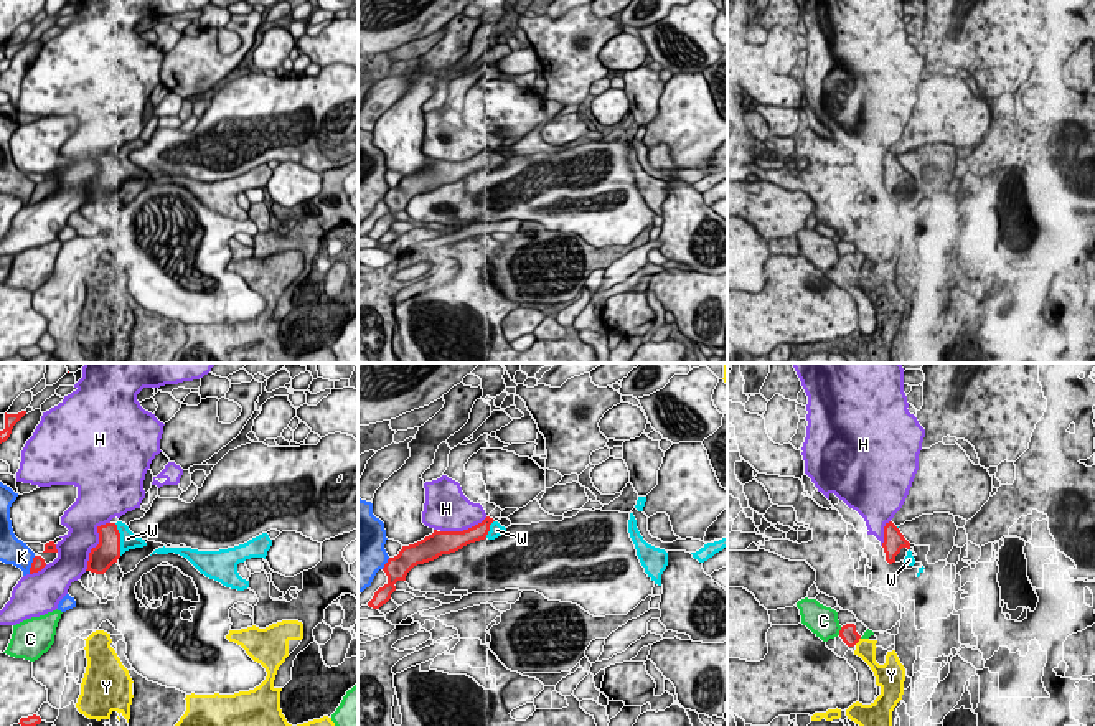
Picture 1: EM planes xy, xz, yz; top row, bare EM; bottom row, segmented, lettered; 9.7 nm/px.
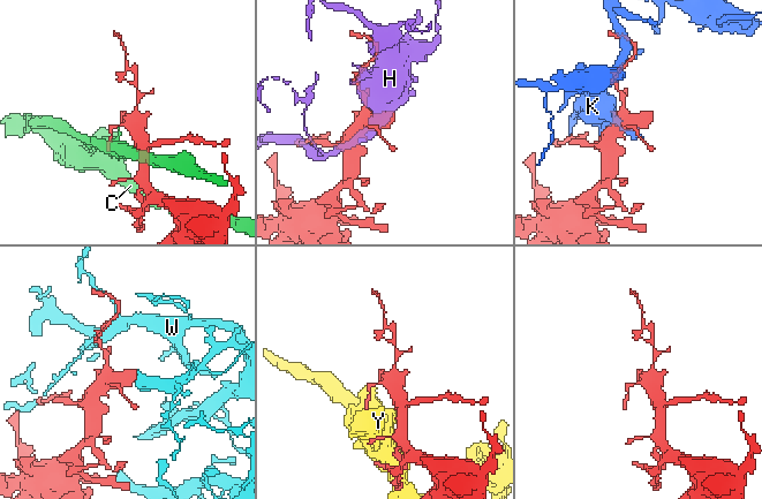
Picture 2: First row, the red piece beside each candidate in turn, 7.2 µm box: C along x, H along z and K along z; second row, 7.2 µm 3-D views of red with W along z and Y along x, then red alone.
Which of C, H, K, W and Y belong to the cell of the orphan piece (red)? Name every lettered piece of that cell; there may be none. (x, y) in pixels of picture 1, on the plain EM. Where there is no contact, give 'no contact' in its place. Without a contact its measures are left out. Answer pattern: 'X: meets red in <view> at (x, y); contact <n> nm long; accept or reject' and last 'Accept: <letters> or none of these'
C: meets red in yz at (840, 261); contact 90 nm long; reject
H: meets red in xy at (99, 174); contact 550 nm long; reject
K: meets red in xy at (32, 195); contact 190 nm long; reject
W: meets red in xy at (119, 170); contact 320 nm long; accept
Y: meets red in yz at (858, 271); contact 100 nm long; reject
Accept: W

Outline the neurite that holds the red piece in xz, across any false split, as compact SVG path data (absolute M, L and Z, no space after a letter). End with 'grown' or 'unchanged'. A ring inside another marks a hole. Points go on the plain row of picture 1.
M486 147L482 153L463 160L463 162L437 162L434 160L432 165L425 167L424 170L402 177L397 186L389 188L384 195L383 201L388 206L388 213L379 218L373 229L368 233L369 238L379 239L391 229L391 224L396 221L397 211L406 211L407 203L417 196L429 191L437 190L442 185L450 185L463 177L480 172L480 170L495 170L506 162L493 148Z; grown

